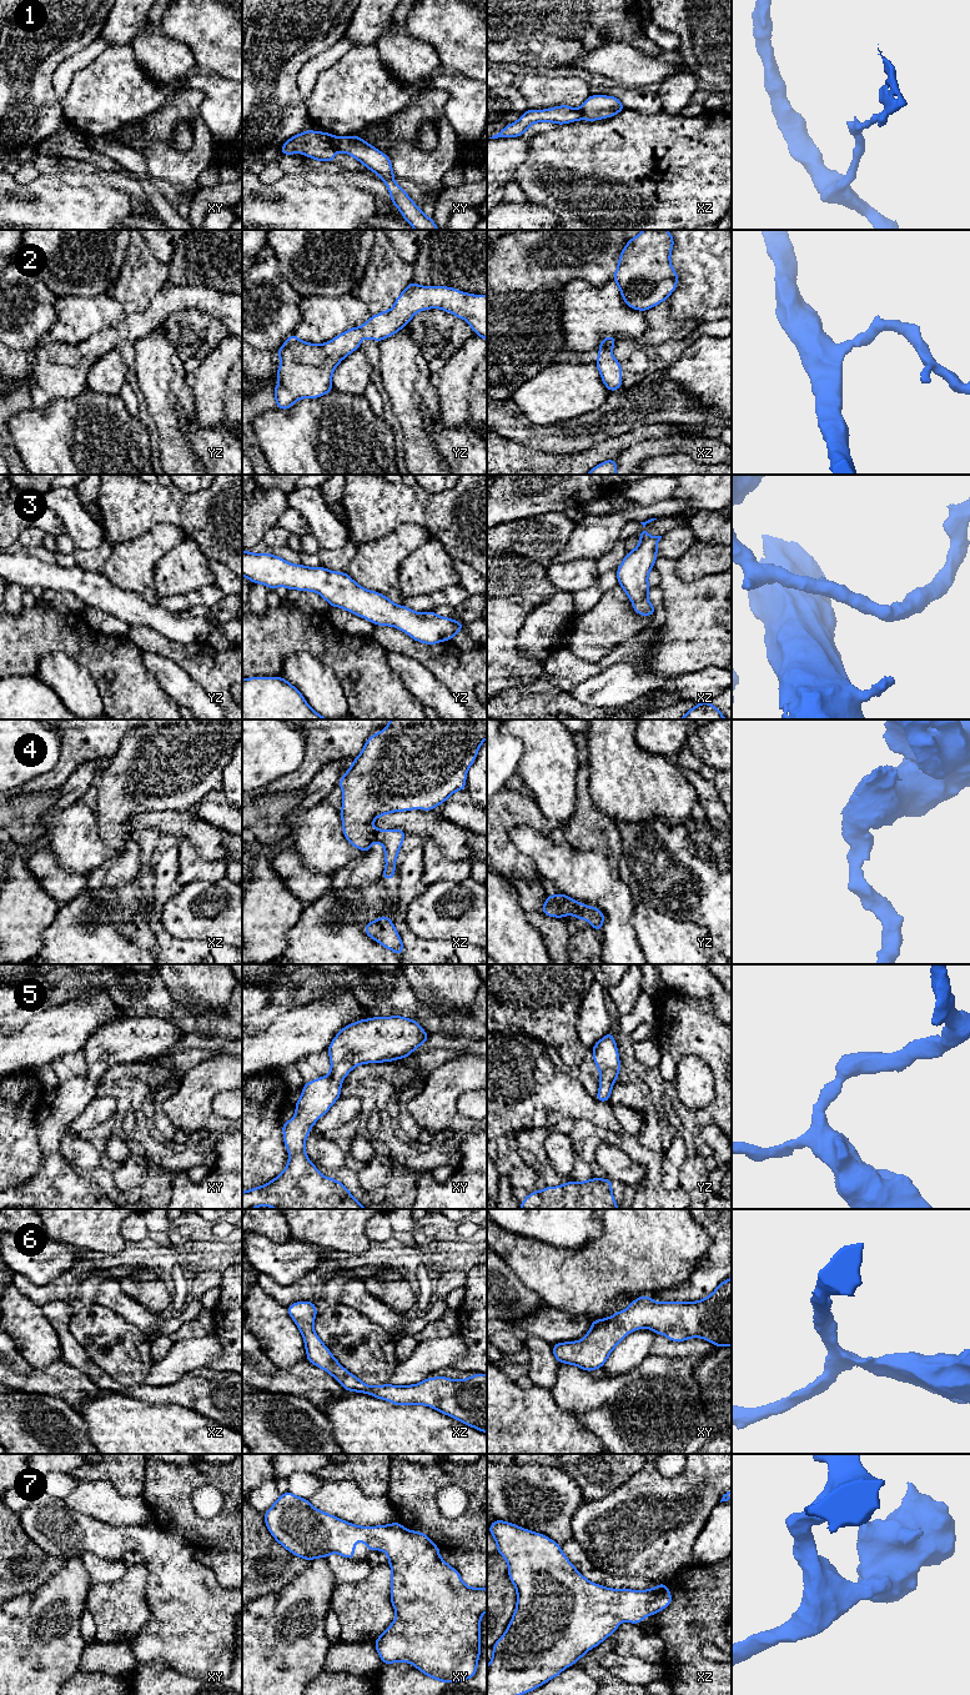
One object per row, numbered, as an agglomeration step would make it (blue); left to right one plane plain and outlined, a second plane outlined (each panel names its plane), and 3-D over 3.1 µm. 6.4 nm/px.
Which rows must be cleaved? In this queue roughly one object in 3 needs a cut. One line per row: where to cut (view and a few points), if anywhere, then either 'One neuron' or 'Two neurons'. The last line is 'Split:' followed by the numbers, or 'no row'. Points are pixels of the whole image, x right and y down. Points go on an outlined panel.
1: Split along xy (332, 136), (332, 143), (337, 149). Two neurons
2: No split. One neuron
3: No split. One neuron
4: No split. One neuron
5: No split. One neuron
6: No split. One neuron
7: No split. One neuron
Split: 1

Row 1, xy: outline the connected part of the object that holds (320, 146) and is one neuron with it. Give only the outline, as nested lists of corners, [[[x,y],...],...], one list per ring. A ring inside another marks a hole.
[[[303,131],[287,140],[281,147],[281,155],[303,154],[313,160],[333,162],[337,149],[333,136],[328,132]]]

